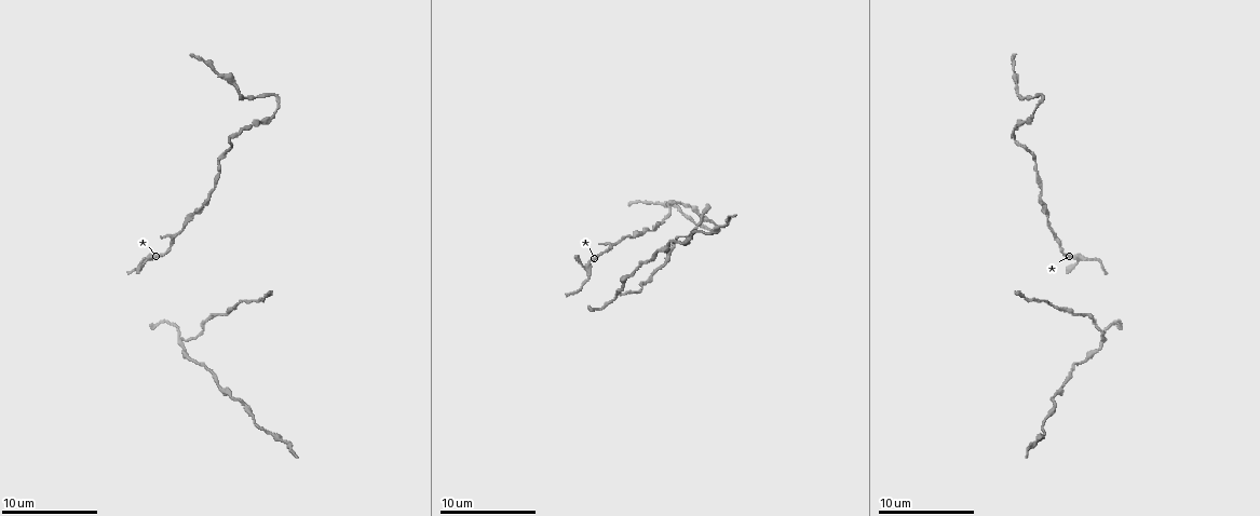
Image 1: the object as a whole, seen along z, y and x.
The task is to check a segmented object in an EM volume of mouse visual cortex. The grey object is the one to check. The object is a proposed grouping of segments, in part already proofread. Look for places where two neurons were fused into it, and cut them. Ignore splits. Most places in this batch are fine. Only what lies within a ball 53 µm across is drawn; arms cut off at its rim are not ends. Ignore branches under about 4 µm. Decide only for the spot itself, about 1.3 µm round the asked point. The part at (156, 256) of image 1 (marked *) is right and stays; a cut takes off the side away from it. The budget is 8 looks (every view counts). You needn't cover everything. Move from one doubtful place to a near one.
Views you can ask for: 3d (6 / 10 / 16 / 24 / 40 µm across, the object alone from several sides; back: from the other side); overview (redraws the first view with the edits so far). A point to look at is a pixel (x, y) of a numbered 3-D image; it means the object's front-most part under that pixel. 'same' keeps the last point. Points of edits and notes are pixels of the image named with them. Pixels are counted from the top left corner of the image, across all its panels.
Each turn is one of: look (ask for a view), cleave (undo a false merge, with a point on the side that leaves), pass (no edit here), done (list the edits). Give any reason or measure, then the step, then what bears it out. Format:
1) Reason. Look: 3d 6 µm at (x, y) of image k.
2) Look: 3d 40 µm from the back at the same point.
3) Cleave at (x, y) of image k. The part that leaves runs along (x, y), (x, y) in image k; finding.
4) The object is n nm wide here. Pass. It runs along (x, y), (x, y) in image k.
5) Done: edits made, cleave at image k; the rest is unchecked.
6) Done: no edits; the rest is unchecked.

Thick turns thin. Look: 3d 16 µm at (170, 249) of image 1.

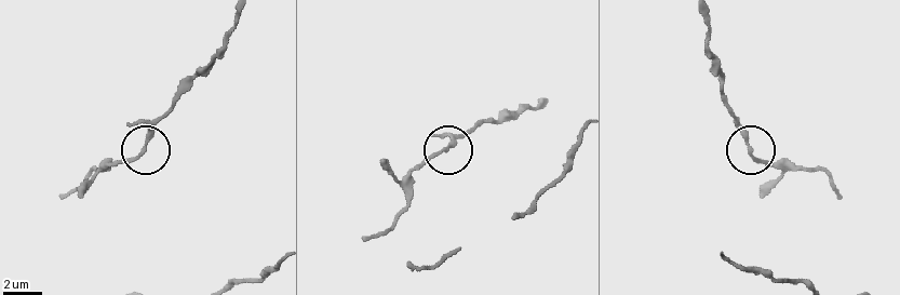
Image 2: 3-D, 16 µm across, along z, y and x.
Pass. It runs along (120, 162), (145, 150), (148, 133), (174, 105) in image 2; one neuron here.

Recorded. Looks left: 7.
Thick turns thin. Look: 3d 6 µm at (1046, 302) of image 1.

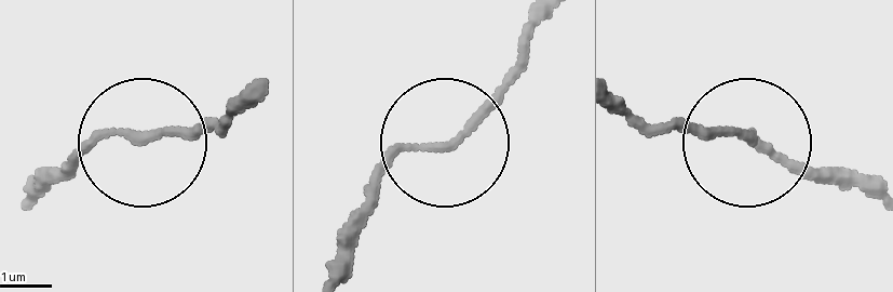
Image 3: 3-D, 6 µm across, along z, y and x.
Pass. One neuron here.

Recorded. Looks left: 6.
Sudden change in width. Look: 3d 10 µm at (1045, 209) of image 1.

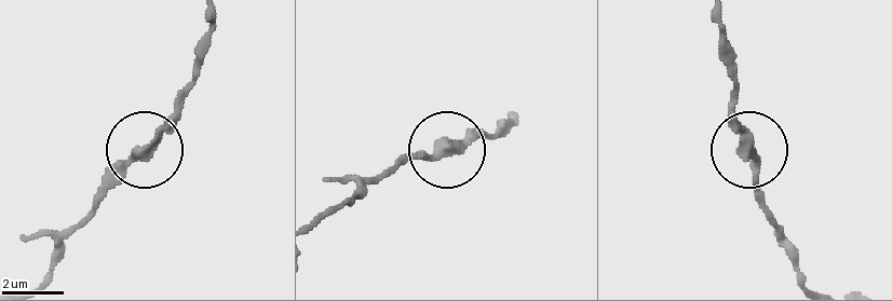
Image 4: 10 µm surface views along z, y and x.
Closer look. Look: 3d 6 µm at (145, 148) of image 4.

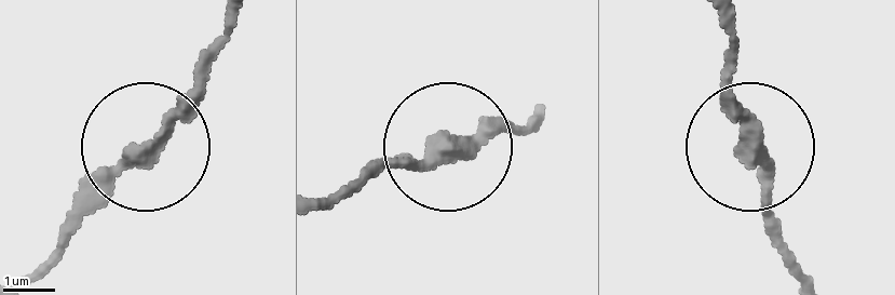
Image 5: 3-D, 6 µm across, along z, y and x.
Pass. It runs along (334, 200), (373, 174), (437, 161), (476, 132), (523, 128) in image 5; one neuron here.

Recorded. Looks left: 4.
A narrow waist. Look: 3d 10 µm at (657, 202) of image 1.

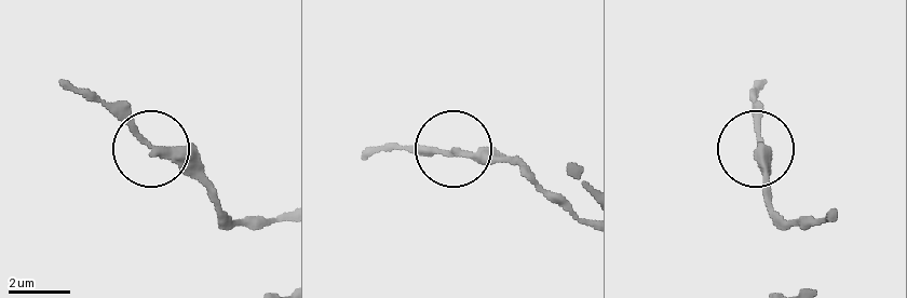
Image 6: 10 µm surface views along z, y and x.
Pass. It runs along (283, 214), (259, 222), (231, 217), (92, 93) in image 6; all the same neuron.

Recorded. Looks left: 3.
Done: no edits; the rest is unchecked.

